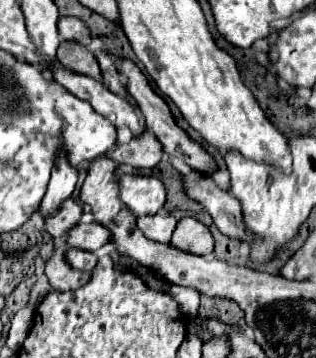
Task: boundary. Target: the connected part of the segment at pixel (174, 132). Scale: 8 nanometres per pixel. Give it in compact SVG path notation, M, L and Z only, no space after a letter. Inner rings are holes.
M119 57L119 59L117 59L117 69L119 69L119 73L127 79L127 91L129 91L129 93L133 95L133 99L137 101L137 105L139 105L139 109L141 109L141 113L143 113L143 119L145 119L145 127L155 133L155 137L161 141L165 153L169 153L171 157L181 159L183 163L187 163L189 167L193 167L193 169L197 169L197 171L207 171L207 169L213 171L213 169L215 169L215 161L207 155L207 151L201 149L201 145L197 145L195 141L191 141L191 139L187 137L187 133L177 127L177 123L175 123L175 119L173 119L173 115L171 115L167 103L149 87L147 77L139 71L139 67L137 67L133 61Z

